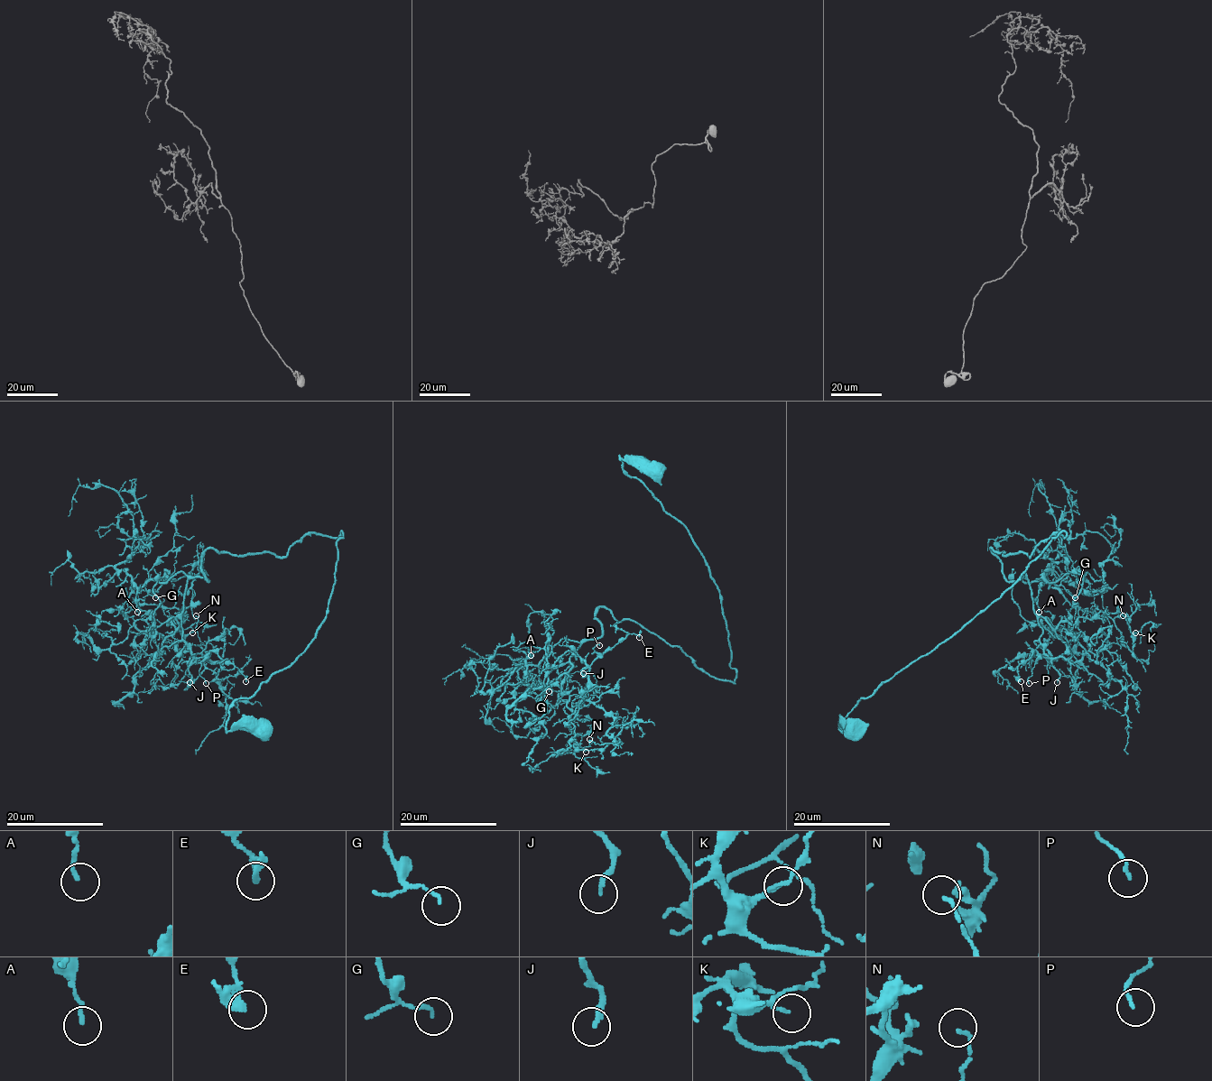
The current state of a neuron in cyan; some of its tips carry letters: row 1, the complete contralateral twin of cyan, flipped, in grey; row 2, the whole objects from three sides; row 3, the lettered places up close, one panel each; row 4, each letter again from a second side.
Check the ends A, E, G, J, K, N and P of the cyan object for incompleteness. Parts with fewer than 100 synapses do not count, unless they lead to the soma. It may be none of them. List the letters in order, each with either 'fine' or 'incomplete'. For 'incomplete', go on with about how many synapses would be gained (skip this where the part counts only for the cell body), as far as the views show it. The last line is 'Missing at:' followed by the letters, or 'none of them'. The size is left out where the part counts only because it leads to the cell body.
A: fine
E: fine
G: fine
J: incomplete; 110 synapses
K: fine
N: fine
P: fine
Missing at: J

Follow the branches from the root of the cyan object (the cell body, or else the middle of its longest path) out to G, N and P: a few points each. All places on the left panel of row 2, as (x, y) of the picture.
G: (262, 730), (227, 731), (228, 707), (315, 637), (343, 533), (208, 549), (208, 581), (148, 580), (155, 597)
N: (262, 730), (227, 731), (228, 707), (315, 637), (343, 533), (208, 549), (168, 623), (196, 615)
P: (262, 730), (227, 731), (228, 707), (315, 637), (340, 531), (282, 557), (204, 552), (181, 629), (206, 683)

